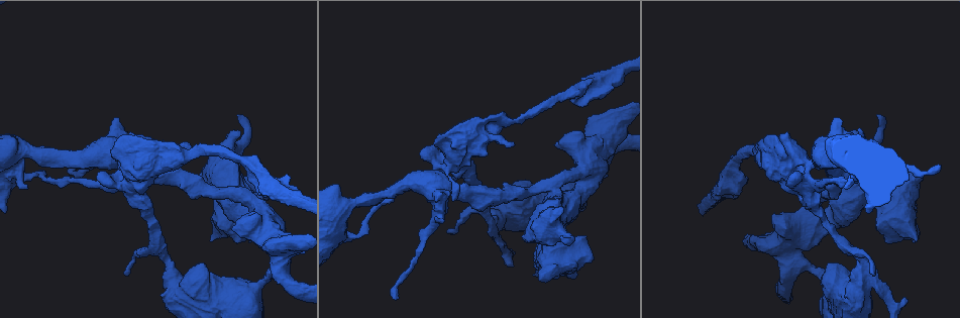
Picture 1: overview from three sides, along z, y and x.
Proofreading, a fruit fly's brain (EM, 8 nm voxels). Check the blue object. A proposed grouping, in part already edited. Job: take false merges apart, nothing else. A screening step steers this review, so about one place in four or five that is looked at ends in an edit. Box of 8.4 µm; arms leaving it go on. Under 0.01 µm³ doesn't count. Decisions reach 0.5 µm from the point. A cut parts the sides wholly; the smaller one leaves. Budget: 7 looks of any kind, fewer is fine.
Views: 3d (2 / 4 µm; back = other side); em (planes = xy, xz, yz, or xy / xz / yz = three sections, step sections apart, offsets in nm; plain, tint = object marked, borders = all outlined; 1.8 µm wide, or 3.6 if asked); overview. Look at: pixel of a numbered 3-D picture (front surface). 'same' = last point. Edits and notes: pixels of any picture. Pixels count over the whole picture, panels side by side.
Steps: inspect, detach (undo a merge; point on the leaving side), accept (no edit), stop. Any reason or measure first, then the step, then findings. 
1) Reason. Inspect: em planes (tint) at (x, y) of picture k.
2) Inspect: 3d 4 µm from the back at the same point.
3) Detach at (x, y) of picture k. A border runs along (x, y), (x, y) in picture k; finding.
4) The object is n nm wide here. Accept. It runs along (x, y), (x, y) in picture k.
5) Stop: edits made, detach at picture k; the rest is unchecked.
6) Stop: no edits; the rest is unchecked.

Abrupt turn. Inspect: em 3.6 µm xy step 4 (tint) at (877, 176) of picture 1.

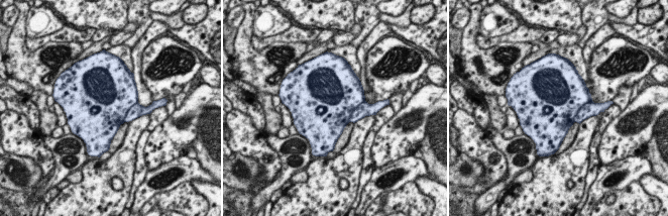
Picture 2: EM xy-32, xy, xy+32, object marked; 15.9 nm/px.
Inspect: em 3.6 µm planes (borders) at the same point.

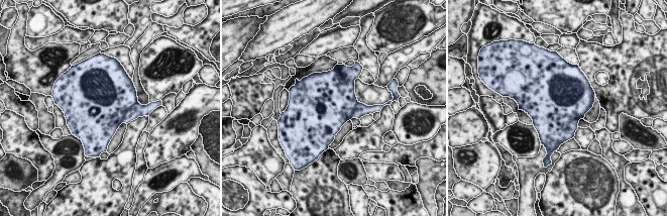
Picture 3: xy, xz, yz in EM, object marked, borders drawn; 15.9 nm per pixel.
The object is 900 nm wide here. Detach at (137, 110) of picture 3. A border runs along (137, 101), (127, 110), (122, 122) in picture 3; two neurons meet here.

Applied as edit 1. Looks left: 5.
Redraw. Inspect: overview.

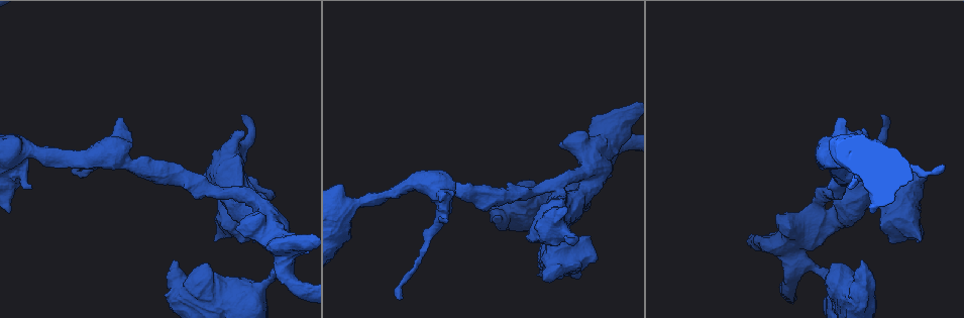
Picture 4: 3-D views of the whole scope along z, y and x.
Thick turns thin. Inspect: em 3.6 µm xz step 8 (tint) at (903, 216) of picture 4.

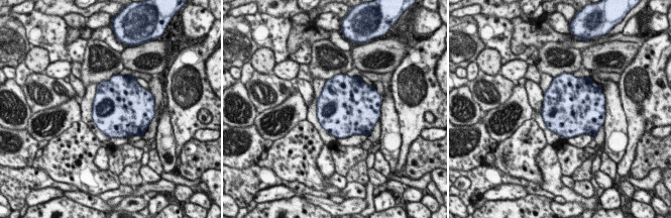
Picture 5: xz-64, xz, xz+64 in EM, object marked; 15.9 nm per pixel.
Inspect: em 3.6 µm planes (tint) at the same point.

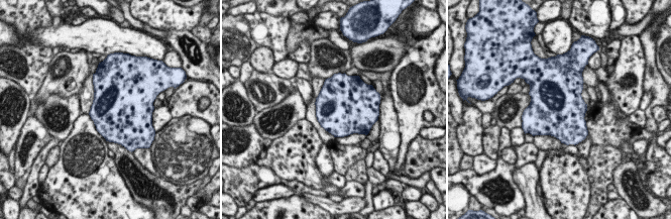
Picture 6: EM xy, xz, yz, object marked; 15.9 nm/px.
The object is 850 nm wide here. Accept. One neuron here.

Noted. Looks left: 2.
Stop: edits made, detach at picture 3; the rest is unchecked.

